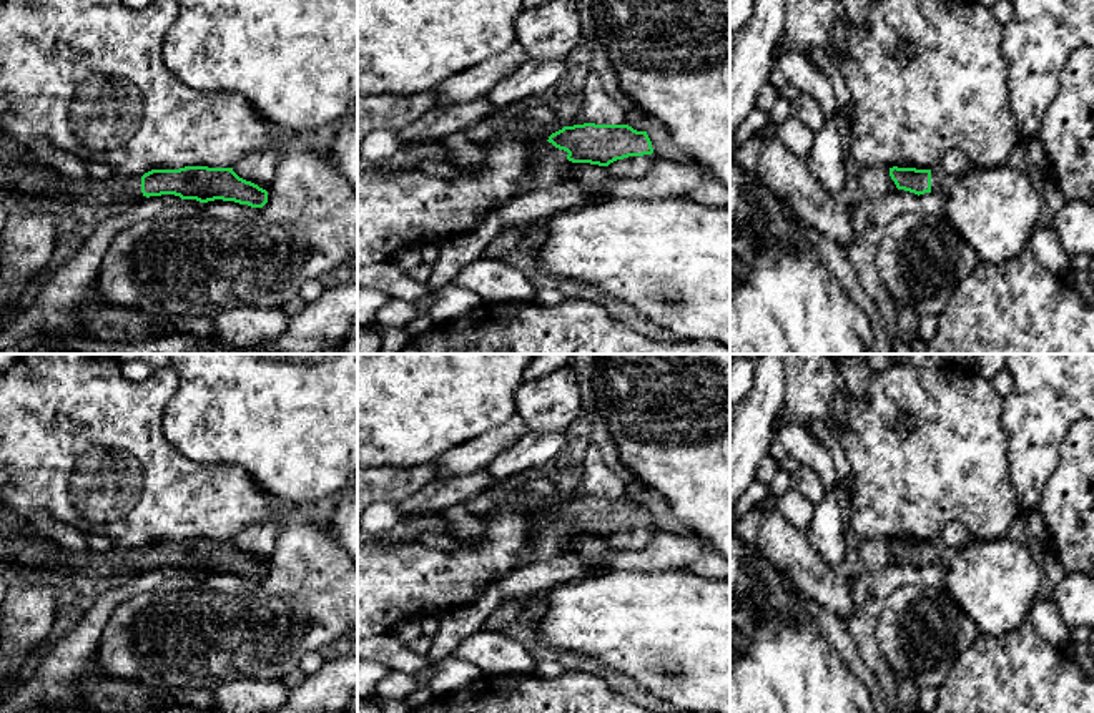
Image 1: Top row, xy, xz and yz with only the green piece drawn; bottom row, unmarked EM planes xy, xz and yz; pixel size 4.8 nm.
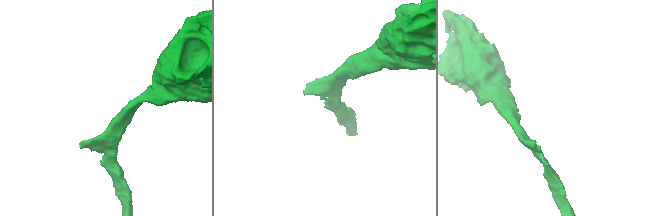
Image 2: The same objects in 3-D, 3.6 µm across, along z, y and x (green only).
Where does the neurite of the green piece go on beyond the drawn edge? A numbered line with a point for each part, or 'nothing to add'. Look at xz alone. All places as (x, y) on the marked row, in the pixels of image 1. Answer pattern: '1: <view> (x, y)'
nothing to add

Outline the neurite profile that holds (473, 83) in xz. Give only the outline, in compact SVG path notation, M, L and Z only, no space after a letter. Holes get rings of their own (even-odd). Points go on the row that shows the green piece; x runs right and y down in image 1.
M515 42L504 53L492 57L469 70L462 70L439 85L436 88L437 105L469 103L482 98L494 85L529 60L530 58L524 47Z

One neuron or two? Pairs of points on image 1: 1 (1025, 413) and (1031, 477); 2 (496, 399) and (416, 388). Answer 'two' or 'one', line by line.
1: one
2: one

